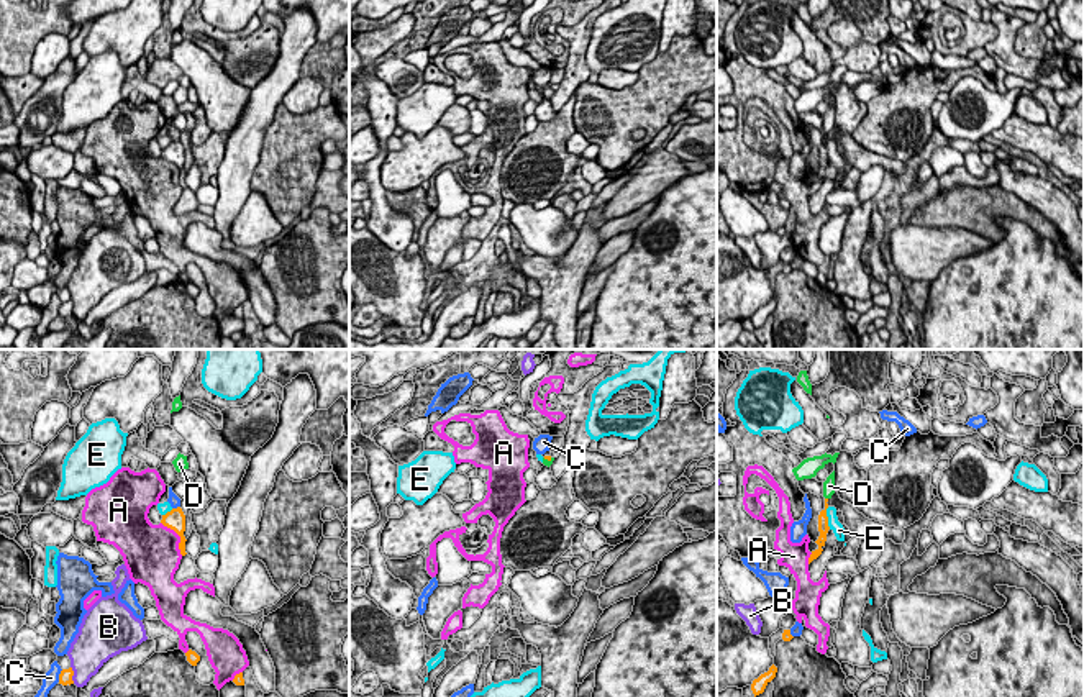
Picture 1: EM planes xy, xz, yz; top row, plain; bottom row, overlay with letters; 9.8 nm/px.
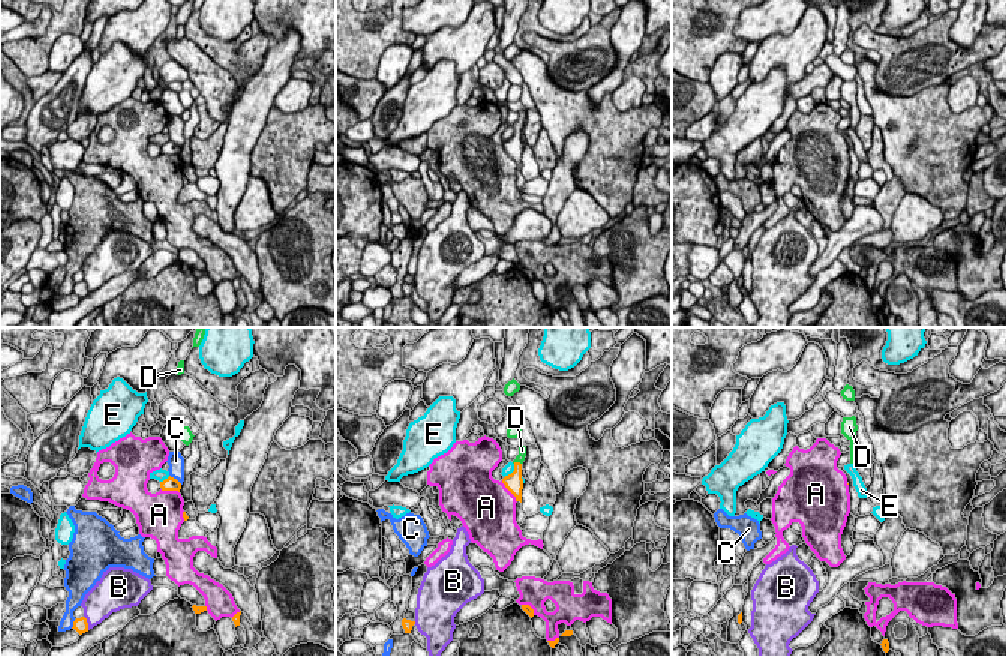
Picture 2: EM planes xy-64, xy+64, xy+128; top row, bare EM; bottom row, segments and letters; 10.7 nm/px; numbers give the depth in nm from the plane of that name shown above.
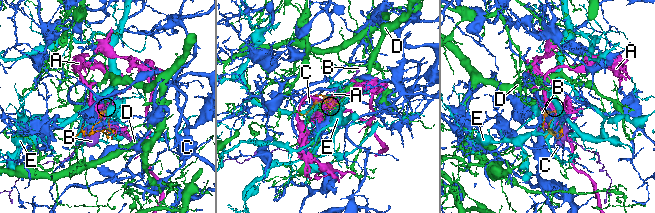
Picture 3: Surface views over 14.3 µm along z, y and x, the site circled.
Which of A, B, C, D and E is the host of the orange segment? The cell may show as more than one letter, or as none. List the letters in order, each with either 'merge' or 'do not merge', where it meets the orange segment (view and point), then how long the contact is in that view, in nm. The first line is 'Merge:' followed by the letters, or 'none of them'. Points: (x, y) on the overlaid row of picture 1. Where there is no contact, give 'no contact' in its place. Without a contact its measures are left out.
Merge: D
A: do not merge; meets orange in xy at (179, 535); contact 400 nm long
B: do not merge; meets orange in xy at (72, 674); contact 180 nm long
C: do not merge; meets orange in xy at (59, 676); contact 140 nm long
D: merge; meets orange in xz at (548, 460); contact 100 nm long
E: do not merge; meets orange in yz at (827, 519); contact 220 nm long

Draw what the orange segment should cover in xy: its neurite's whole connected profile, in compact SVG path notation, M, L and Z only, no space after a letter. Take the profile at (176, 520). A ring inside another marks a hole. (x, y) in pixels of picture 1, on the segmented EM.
M180 507L177 508L172 508L171 512L167 512L166 515L162 515L162 520L161 523L171 530L174 530L179 536L180 536L180 543L179 543L179 549L180 549L180 554L185 556L185 536L184 536L184 531L185 531L185 515L182 512Z

